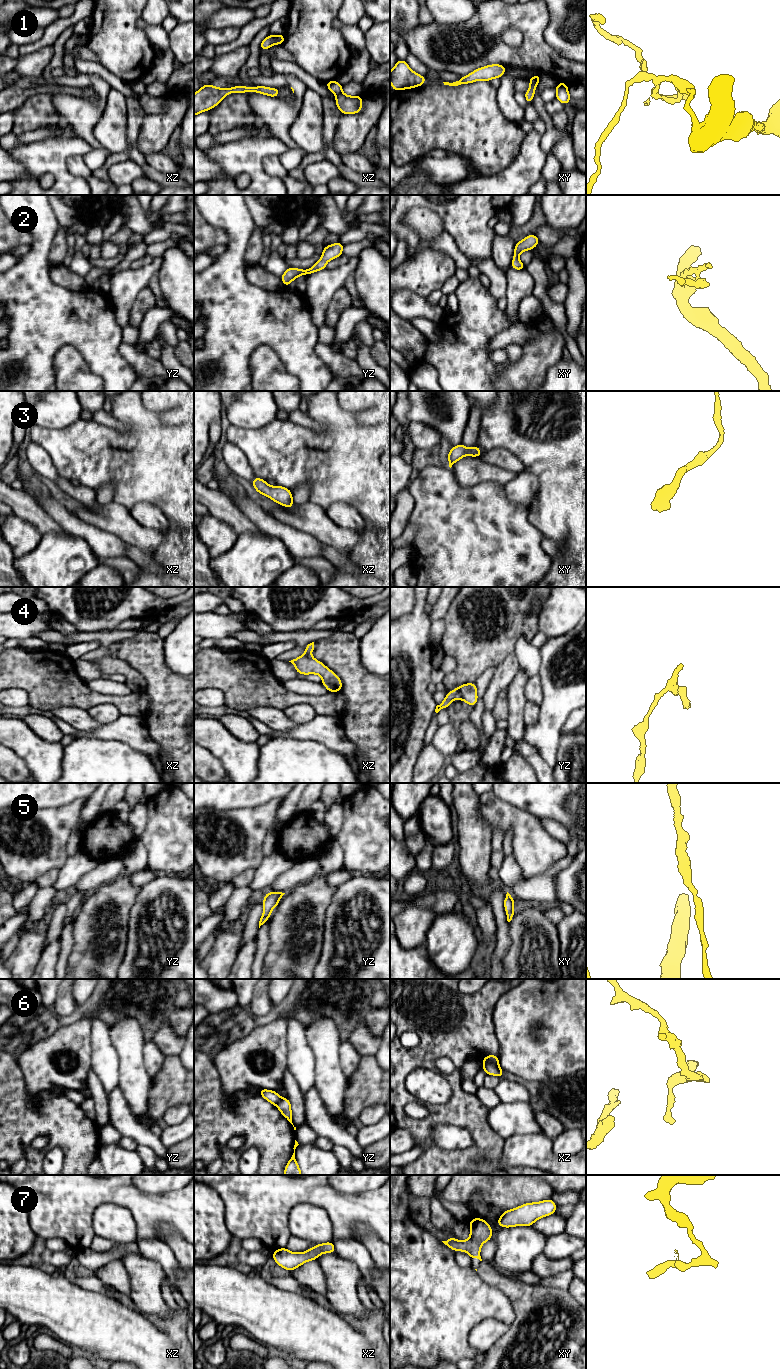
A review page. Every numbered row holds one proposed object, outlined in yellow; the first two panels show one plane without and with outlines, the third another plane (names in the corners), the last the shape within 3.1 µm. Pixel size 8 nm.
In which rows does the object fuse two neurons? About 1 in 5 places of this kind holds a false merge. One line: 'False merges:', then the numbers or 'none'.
False merges: 1, 6

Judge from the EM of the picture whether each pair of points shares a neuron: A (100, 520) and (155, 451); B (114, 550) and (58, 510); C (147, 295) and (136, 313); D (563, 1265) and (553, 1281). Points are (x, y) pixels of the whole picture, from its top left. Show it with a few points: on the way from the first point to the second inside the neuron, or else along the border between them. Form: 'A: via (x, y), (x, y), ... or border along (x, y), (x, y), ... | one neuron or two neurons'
A: border along (113, 501), (125, 506), (129, 510) | two neurons
B: via (100, 542), (86, 530), (72, 524) | one neuron
C: via (146, 299), (139, 309) | one neuron
D: border along (572, 1267), (542, 1279) | two neurons

